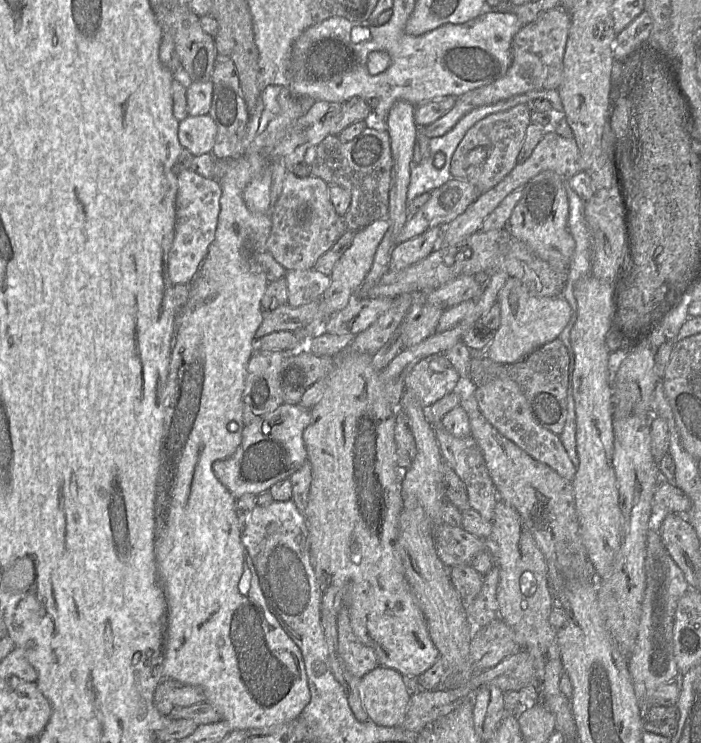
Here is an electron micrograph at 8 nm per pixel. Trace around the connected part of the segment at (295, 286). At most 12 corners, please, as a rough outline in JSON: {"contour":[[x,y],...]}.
{"contour":[[314,268],[286,273],[287,304],[319,300],[331,276]]}

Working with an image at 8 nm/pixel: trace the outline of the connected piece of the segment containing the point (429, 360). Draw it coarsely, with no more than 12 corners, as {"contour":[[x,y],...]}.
{"contour":[[446,353],[417,362],[404,385],[426,407],[460,379]]}

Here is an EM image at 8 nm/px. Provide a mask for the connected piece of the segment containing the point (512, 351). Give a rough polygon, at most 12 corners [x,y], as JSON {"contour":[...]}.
{"contour":[[515,277],[498,293],[487,348],[519,362],[555,340],[572,316],[563,296],[535,296]]}

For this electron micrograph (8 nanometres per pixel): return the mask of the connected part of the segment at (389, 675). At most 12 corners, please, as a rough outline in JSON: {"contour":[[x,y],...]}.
{"contour":[[385,666],[364,675],[359,692],[369,720],[401,724],[412,696]]}

